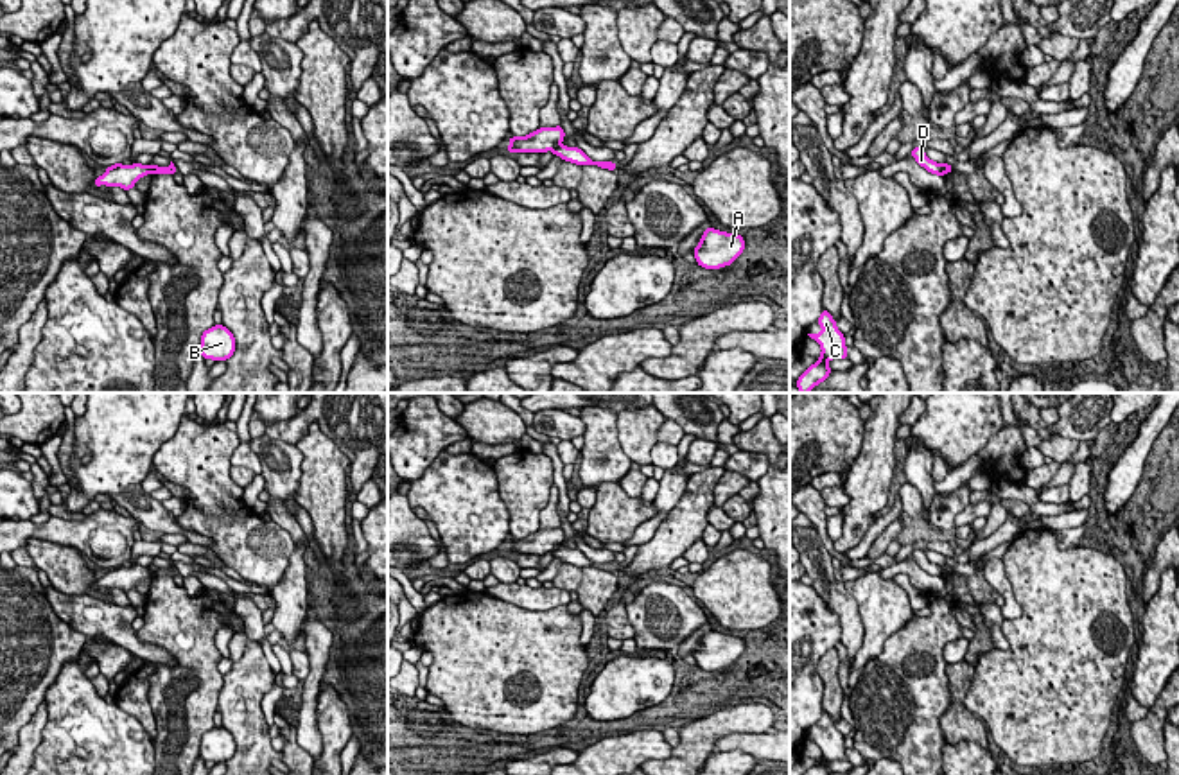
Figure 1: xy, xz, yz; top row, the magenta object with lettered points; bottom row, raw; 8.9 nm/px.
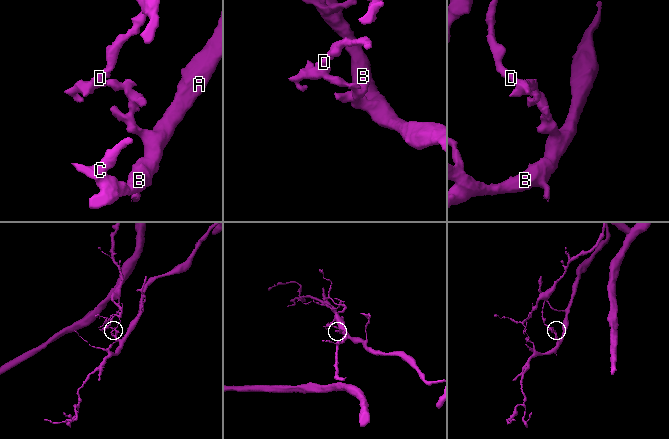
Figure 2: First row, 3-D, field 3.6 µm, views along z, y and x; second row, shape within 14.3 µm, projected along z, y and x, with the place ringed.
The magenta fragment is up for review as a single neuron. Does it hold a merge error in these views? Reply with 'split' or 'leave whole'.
split

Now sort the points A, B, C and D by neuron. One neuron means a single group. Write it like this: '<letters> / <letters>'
A B C / D

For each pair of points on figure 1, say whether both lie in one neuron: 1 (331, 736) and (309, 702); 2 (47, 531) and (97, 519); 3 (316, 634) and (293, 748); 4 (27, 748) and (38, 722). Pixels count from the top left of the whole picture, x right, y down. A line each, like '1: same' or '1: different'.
1: different
2: same
3: different
4: same

